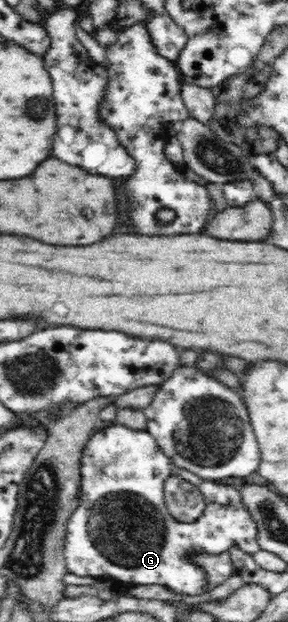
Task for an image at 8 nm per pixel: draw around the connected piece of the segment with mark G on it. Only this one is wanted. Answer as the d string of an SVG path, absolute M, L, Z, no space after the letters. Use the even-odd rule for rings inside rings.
M108 423L106 425L100 424L98 430L87 440L84 452L81 453L80 475L81 495L79 495L79 499L76 500L79 501L79 505L77 505L77 509L75 509L75 512L71 515L69 523L67 523L67 535L65 536L64 556L66 568L69 573L74 573L79 577L94 577L97 578L97 580L103 580L104 582L112 581L121 584L128 583L131 584L132 587L158 584L170 589L175 595L189 595L189 597L195 597L195 595L201 595L212 589L209 589L208 581L205 579L206 571L202 567L199 567L199 565L189 562L189 558L185 556L185 553L187 553L189 549L192 549L192 551L205 551L207 553L212 553L213 555L223 553L223 551L228 552L229 548L233 545L247 553L251 553L252 555L260 550L260 545L257 543L257 525L246 511L241 500L240 491L237 491L235 487L229 487L229 485L217 485L217 483L213 483L213 481L205 481L205 479L199 478L199 476L189 472L187 469L182 469L180 466L177 466L177 463L173 462L173 459L169 458L168 454L165 454L164 451L161 450L156 437L153 437L153 434L149 433L147 429L133 430L125 427L125 425L115 423ZM169 477L181 477L182 479L185 479L188 483L195 485L203 495L206 503L205 511L203 515L201 515L196 521L193 521L193 523L180 523L171 516L171 513L169 513L164 497L165 481L167 481Z

